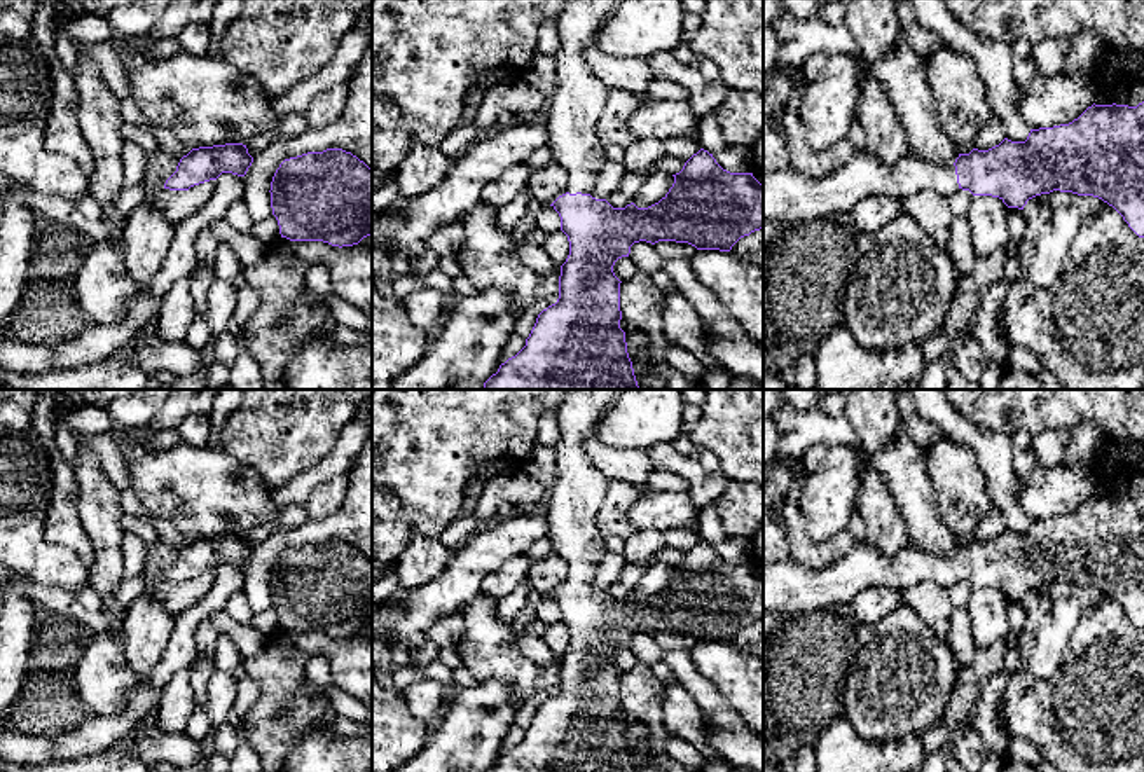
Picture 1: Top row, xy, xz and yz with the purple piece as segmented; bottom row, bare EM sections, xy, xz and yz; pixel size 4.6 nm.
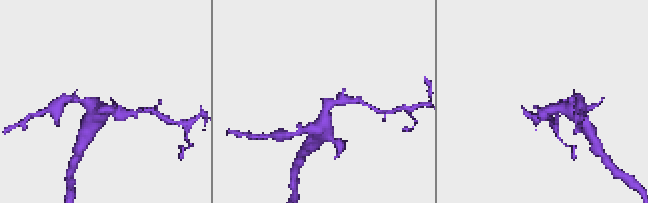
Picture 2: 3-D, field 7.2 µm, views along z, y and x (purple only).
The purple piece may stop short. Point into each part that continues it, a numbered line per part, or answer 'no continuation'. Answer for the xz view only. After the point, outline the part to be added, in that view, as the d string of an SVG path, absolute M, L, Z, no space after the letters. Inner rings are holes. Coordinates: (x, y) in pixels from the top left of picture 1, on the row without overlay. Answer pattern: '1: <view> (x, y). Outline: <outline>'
1: xz (578, 489). Outline: M568 389L557 409L561 440L557 475L545 501L548 540L568 562L569 585L590 585L604 559L604 538L596 515L604 501L608 480L594 466L583 444L596 438L597 424L618 389Z

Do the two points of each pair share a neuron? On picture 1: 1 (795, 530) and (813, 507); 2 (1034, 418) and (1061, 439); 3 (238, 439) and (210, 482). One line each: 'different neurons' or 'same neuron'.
1: different neurons
2: different neurons
3: different neurons

